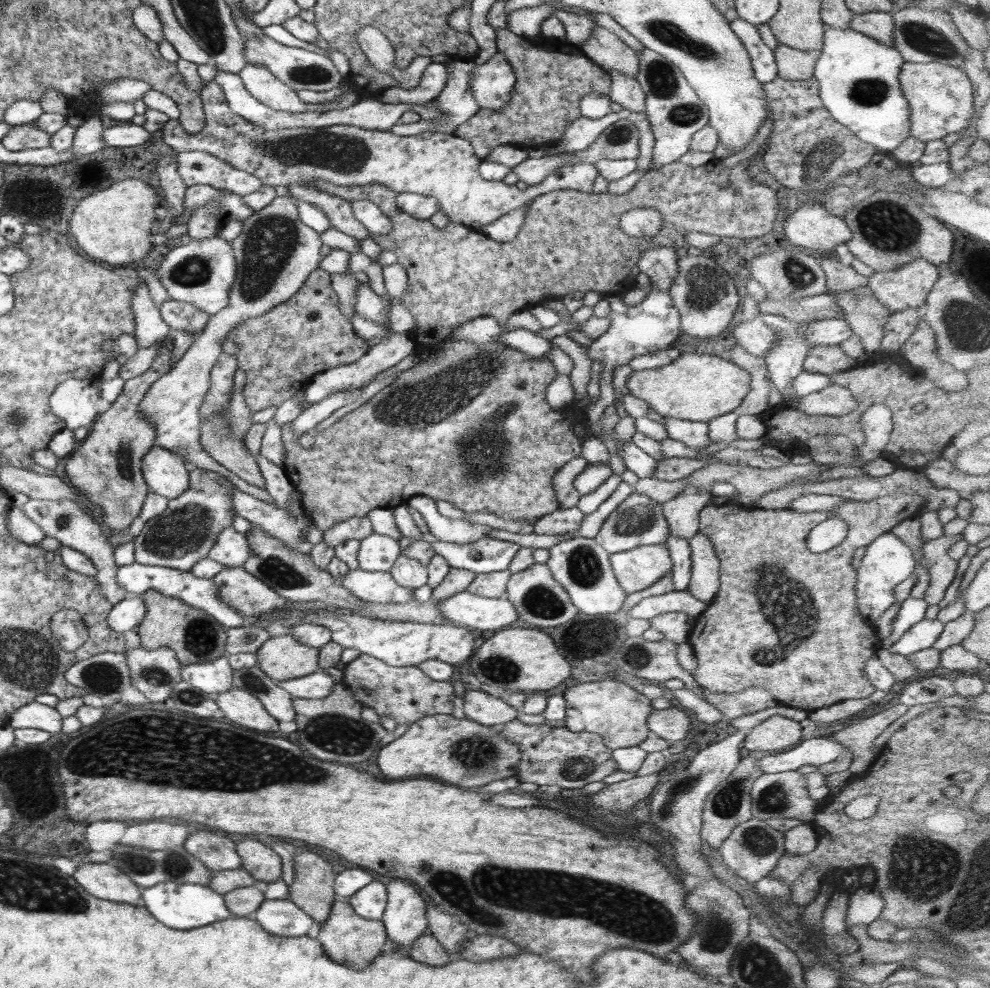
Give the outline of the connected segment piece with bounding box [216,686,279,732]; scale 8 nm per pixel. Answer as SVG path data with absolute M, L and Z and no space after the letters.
M233 686L217 696L216 704L228 720L258 732L278 730L279 721L268 714L264 705L253 694Z

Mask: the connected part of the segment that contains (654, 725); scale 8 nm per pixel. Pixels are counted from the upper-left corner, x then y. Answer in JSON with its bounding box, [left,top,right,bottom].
[647,706,690,744]

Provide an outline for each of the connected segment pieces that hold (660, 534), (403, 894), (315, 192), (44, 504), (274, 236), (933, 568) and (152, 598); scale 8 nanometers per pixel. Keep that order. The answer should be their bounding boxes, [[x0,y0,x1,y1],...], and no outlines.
[[594,490,670,554],[382,880,427,954],[287,183,369,241],[20,498,127,604],[137,196,323,504],[923,534,964,604],[137,588,226,665]]

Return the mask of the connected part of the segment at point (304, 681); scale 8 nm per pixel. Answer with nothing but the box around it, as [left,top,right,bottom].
[277,669,335,699]

